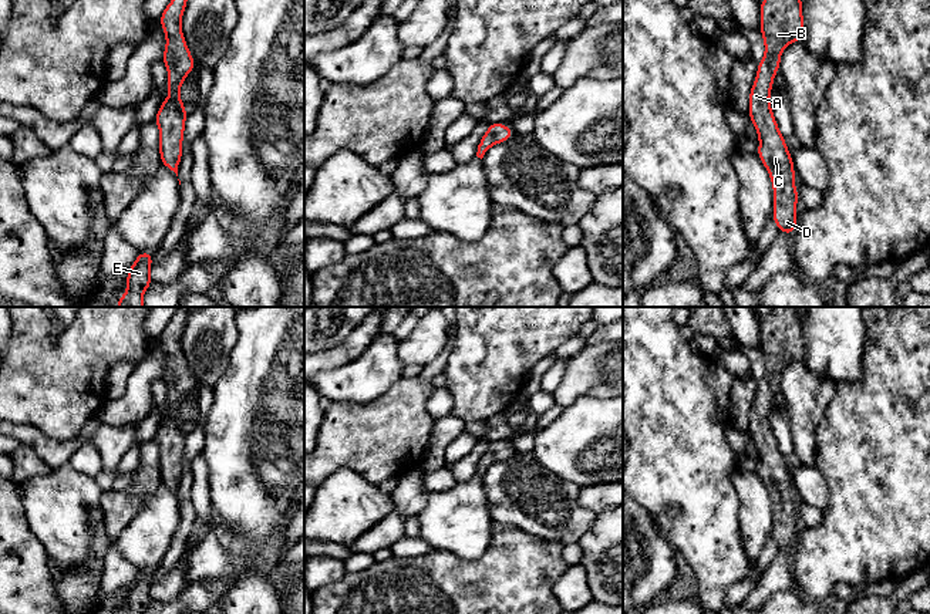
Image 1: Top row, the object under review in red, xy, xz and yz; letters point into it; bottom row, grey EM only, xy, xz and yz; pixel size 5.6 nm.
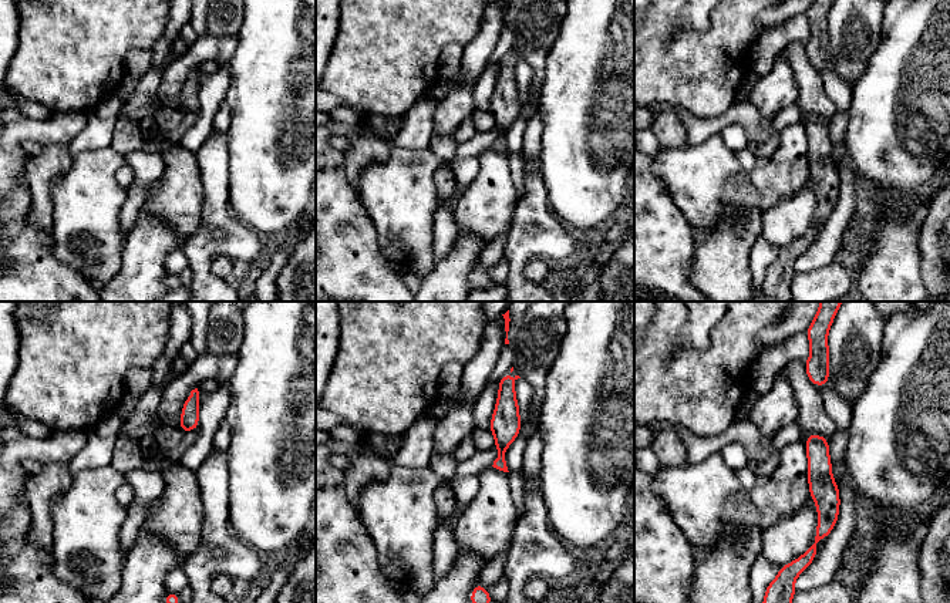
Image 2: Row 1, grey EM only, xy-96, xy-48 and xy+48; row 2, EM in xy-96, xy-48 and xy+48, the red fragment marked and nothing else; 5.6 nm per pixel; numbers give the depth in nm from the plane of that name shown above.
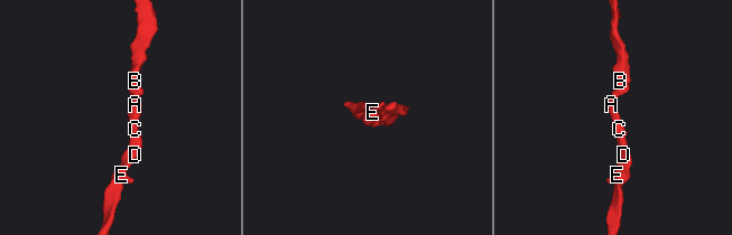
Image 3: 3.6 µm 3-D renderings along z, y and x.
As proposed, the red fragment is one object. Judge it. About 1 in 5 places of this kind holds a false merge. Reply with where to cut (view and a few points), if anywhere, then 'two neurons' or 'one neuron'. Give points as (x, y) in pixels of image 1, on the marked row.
cut none; one neuron

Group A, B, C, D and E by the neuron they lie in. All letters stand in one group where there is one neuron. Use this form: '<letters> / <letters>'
A B C D E

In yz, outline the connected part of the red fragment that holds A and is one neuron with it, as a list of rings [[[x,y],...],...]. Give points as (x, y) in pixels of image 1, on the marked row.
[[[761,0],[761,34],[765,55],[758,63],[755,82],[749,92],[748,115],[759,136],[758,156],[769,172],[774,186],[774,212],[778,230],[792,236],[798,215],[798,190],[793,183],[795,168],[785,138],[769,105],[774,74],[779,72],[781,53],[792,41],[805,38],[801,0]]]

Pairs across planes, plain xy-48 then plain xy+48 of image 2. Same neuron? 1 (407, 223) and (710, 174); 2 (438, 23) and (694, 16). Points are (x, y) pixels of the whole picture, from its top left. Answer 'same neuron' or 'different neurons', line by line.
1: same neuron
2: different neurons

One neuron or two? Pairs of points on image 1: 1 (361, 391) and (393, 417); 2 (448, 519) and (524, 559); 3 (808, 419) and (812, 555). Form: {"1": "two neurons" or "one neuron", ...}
{"1": "two neurons", "2": "two neurons", "3": "two neurons"}

